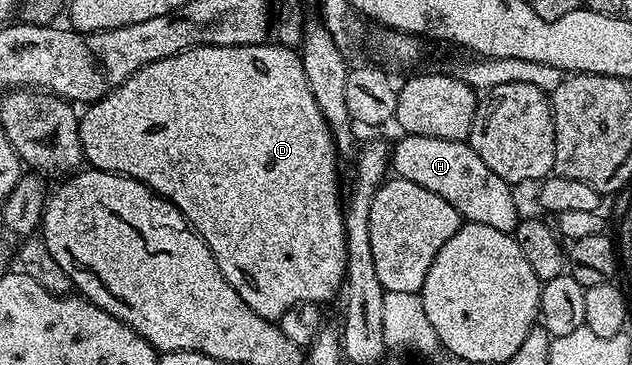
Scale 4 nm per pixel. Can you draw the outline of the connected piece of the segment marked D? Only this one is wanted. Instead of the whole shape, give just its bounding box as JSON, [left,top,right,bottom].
[79,42,346,322]

